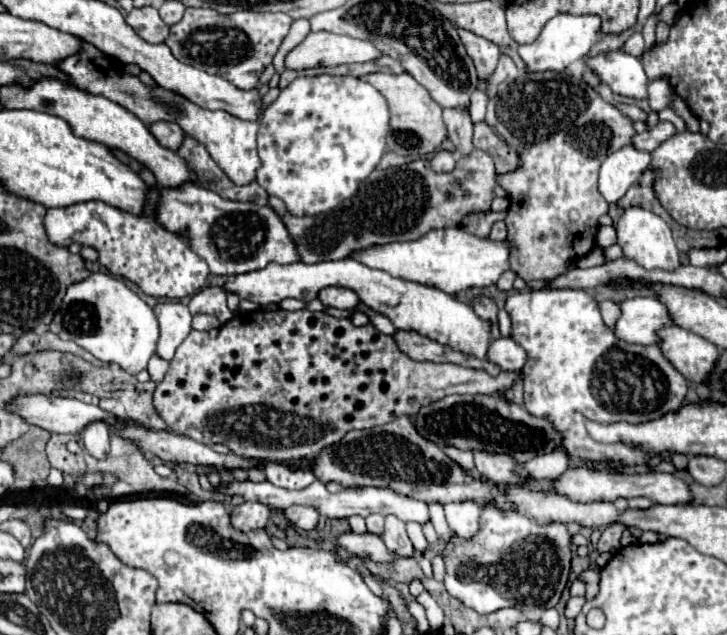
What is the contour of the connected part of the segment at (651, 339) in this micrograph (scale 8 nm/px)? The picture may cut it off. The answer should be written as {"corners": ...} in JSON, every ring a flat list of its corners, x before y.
{"corners":[[634,297,620,303,620,317,614,325,614,335,626,343,652,345,652,343,660,343,660,337,656,335,656,331,668,325,674,325,674,323,668,317,668,309,664,309,664,305,656,297]]}

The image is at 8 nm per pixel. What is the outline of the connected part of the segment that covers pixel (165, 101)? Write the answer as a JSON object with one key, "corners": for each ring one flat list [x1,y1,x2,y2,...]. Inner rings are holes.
{"corners":[[84,43,84,49,76,57,68,57,68,61,60,61,58,65,80,89,86,89,90,93,102,95,106,99,116,101,118,105,126,107,130,113,140,117,146,125,152,121,174,121,178,123,184,133,198,139,212,159,220,165,220,169,236,183,236,185,248,185,256,179,256,171,262,165,258,151,256,151,256,135,258,135,258,123,256,121,242,121,226,111,208,111,200,109,192,101,180,97,178,93,172,93,162,87,148,87,138,77,126,75,122,69,118,71,118,65,114,59,108,59,102,51,98,51,94,45]]}

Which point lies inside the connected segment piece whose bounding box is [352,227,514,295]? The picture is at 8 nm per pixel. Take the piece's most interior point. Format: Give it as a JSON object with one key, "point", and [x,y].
{"point":[452,260]}

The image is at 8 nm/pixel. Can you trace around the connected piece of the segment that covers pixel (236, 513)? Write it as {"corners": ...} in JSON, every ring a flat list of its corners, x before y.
{"corners":[[246,501,244,505,234,507,230,513,232,527,242,533,254,531,254,529,264,529,268,523,268,517,270,517,268,507,258,501]]}

